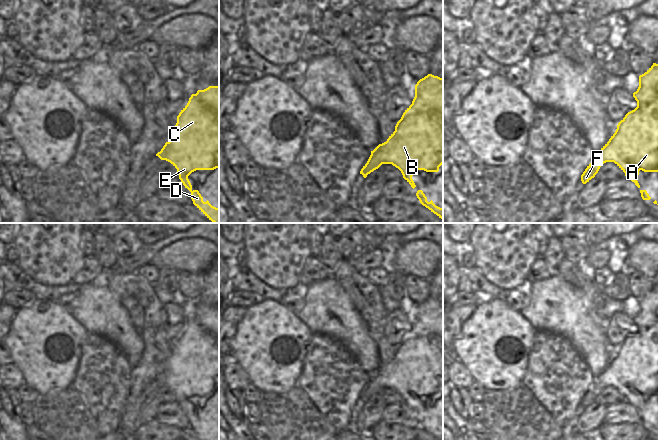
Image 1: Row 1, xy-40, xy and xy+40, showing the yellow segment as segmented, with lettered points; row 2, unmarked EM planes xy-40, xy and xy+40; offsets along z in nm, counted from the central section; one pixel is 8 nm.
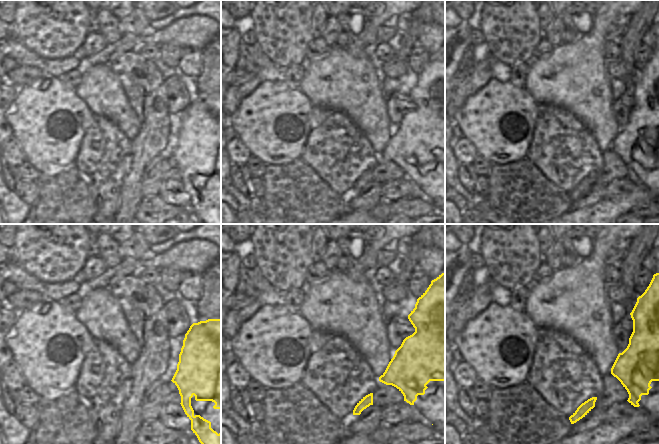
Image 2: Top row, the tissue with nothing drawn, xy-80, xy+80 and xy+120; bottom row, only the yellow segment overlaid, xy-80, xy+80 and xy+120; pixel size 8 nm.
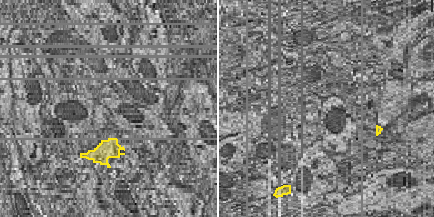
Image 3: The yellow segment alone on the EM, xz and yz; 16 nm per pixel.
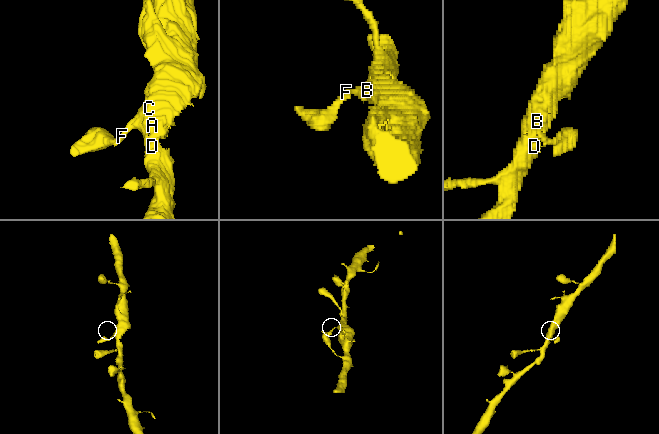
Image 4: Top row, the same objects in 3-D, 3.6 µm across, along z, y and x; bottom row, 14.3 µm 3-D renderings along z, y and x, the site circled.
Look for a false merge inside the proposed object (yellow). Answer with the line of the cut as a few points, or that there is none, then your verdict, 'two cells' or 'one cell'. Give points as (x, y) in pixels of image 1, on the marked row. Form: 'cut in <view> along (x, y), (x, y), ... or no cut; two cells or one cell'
no cut; one cell

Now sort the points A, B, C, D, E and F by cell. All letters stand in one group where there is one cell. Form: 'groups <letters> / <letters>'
groups A B C D E F

